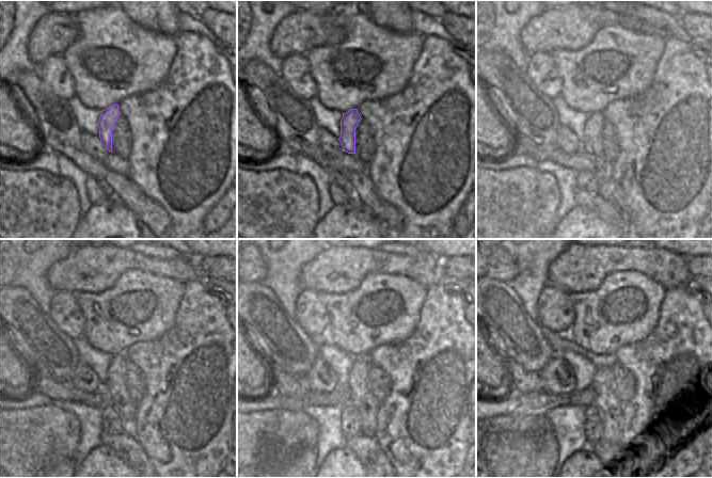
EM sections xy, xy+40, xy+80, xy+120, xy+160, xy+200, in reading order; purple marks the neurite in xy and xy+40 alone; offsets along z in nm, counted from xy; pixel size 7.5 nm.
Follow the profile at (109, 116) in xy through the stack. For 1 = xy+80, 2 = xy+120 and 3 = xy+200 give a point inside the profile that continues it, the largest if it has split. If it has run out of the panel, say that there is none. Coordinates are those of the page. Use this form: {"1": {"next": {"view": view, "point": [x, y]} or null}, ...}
{"1": {"next": {"view": "xy+80", "point": [591, 144]}}, "2": {"next": {"view": "xy+120", "point": [115, 386]}}, "3": {"next": {"view": "xy+200", "point": [605, 399]}}}

